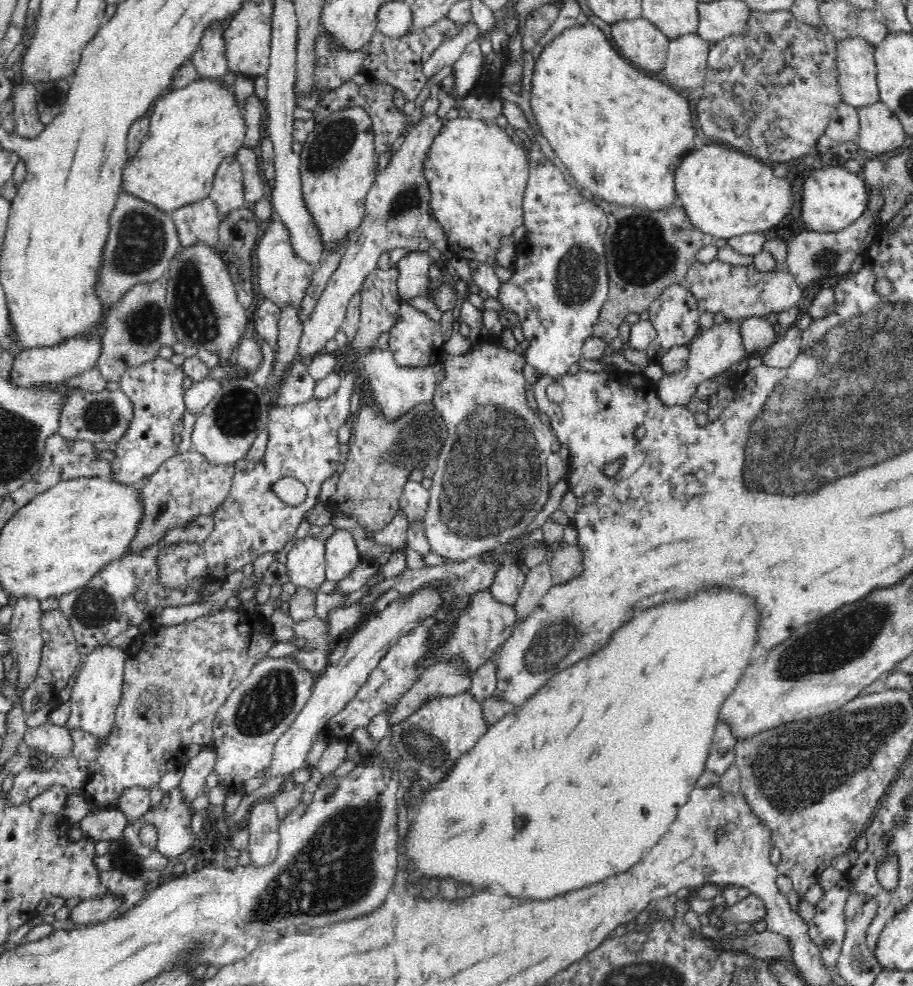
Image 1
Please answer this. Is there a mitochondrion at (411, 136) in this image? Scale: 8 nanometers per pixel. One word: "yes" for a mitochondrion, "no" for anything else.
no

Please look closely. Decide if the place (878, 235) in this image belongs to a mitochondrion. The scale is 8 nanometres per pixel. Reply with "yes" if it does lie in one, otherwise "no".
no

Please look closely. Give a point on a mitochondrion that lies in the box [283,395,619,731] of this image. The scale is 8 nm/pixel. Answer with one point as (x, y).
(490, 482)

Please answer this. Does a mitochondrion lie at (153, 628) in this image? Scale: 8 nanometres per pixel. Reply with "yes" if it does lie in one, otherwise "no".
no

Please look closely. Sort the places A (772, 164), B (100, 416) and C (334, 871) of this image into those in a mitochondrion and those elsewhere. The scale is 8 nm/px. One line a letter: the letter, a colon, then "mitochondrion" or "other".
A: other
B: mitochondrion
C: mitochondrion

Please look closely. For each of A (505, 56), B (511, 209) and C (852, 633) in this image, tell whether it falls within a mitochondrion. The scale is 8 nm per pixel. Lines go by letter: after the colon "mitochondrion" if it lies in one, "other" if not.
A: other
B: other
C: mitochondrion

